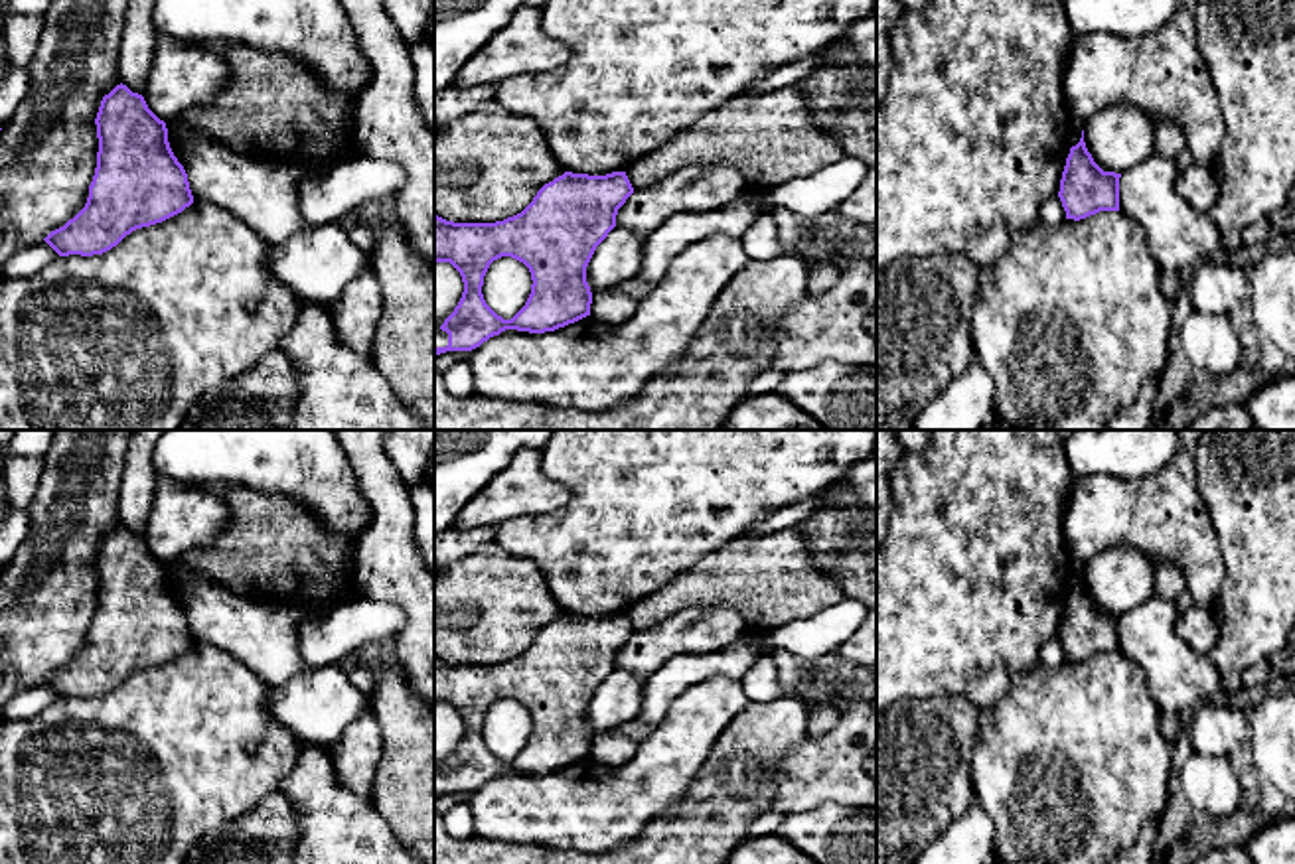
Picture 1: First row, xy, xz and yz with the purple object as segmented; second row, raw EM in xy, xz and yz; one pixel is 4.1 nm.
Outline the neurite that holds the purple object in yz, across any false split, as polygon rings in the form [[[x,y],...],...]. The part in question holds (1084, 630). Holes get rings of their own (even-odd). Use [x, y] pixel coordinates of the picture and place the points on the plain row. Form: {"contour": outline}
{"contour": [[[1082,580],[1070,590],[1060,621],[1058,639],[1066,661],[1086,661],[1100,653],[1119,653],[1121,615],[1104,613],[1092,600]]]}

